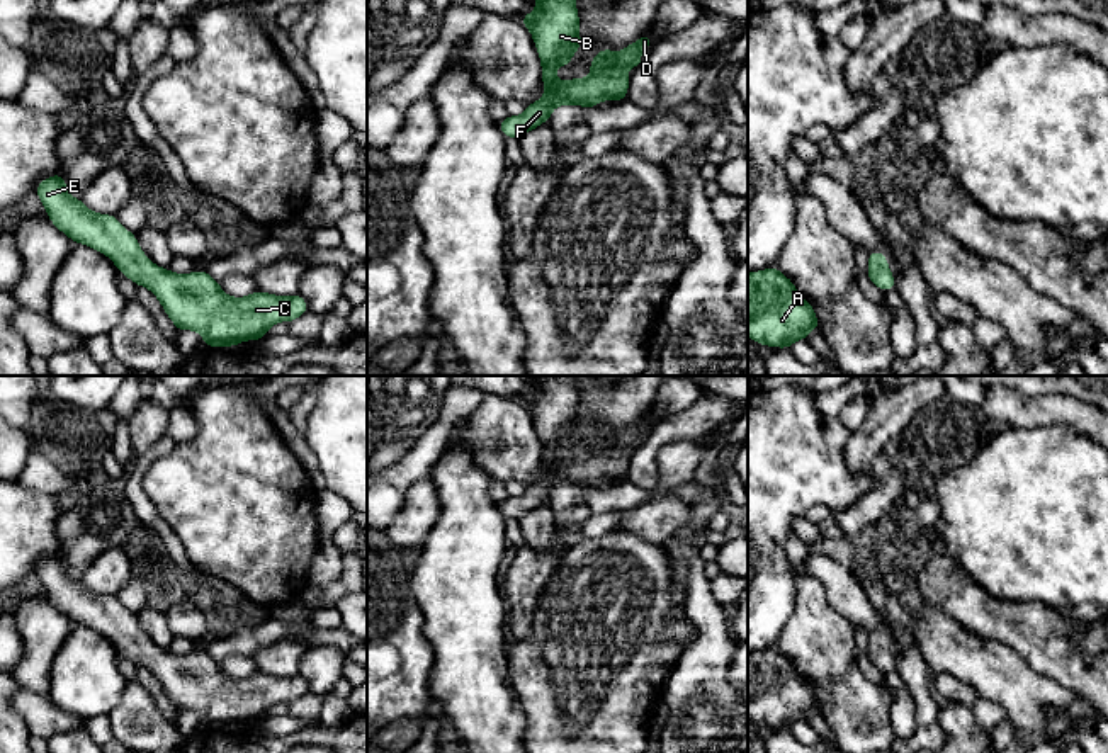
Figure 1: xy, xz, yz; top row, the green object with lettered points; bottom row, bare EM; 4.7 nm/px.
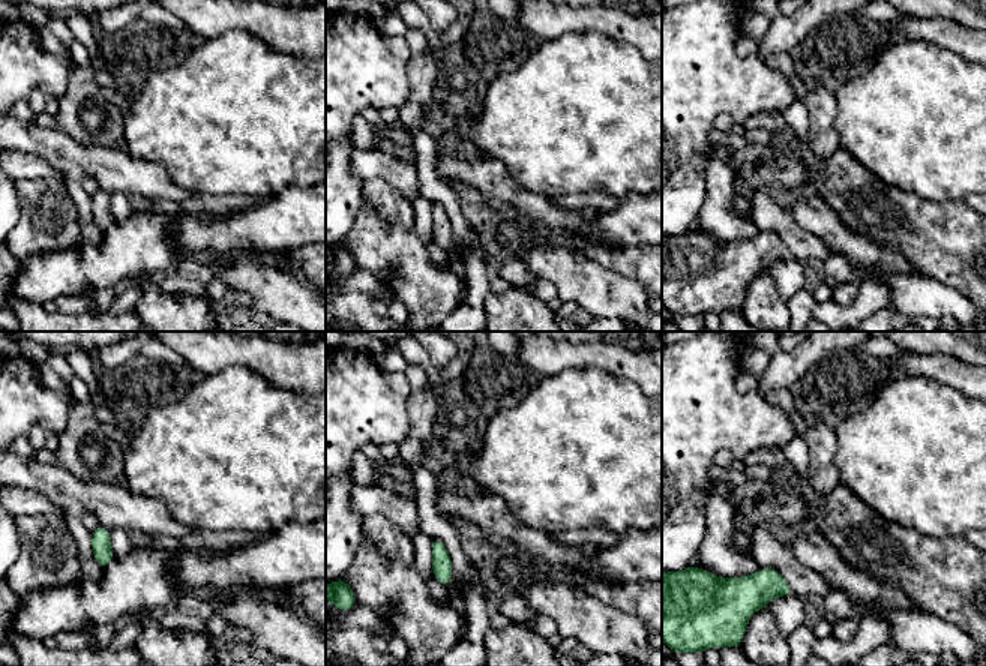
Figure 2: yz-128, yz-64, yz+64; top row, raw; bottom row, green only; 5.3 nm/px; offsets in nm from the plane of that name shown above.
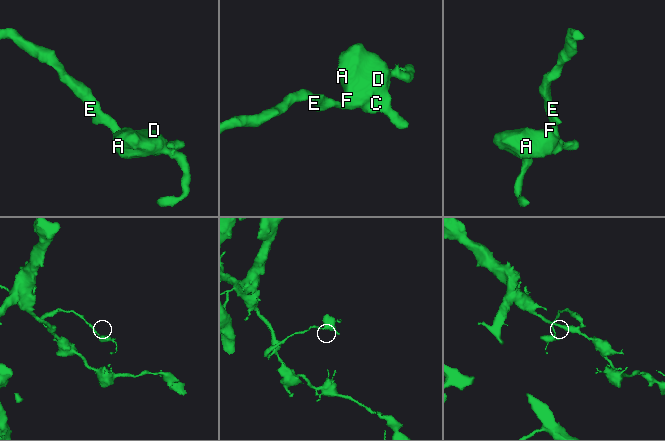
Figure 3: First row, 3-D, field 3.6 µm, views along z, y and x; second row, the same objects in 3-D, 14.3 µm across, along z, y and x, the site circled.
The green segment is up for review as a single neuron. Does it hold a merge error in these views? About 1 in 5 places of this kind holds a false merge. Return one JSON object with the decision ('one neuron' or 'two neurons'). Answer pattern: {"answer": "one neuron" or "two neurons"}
{"answer": "one neuron"}

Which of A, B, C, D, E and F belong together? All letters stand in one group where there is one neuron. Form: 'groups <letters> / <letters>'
groups A B C D E F

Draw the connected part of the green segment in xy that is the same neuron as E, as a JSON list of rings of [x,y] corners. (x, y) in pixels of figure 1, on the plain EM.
[[[63,554],[46,558],[36,566],[36,575],[61,614],[109,637],[124,658],[156,677],[178,714],[194,711],[211,729],[258,722],[272,705],[291,704],[309,692],[301,675],[287,678],[255,671],[231,678],[206,651],[173,654],[158,648],[116,595],[93,593],[82,580],[71,578]]]

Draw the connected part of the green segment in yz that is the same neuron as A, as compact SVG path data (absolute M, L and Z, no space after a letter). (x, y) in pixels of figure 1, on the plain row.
M777 646L758 653L748 653L748 717L765 728L789 729L797 721L807 721L811 711L821 711L816 690L807 683L792 660Z

